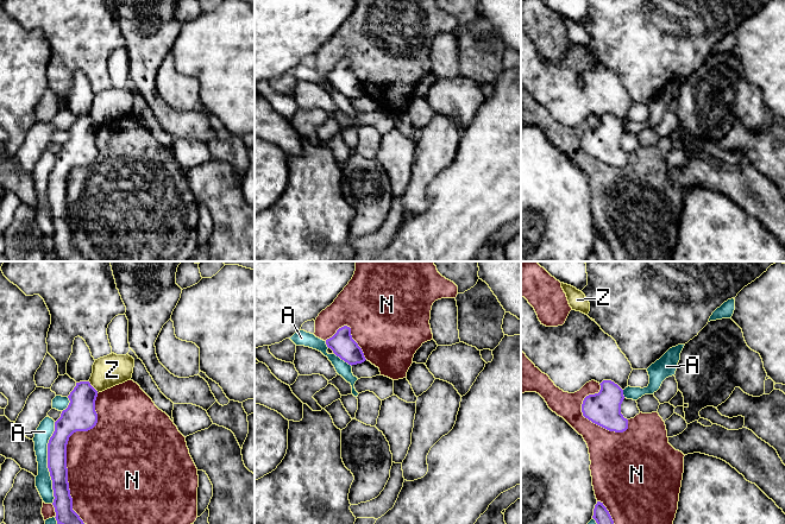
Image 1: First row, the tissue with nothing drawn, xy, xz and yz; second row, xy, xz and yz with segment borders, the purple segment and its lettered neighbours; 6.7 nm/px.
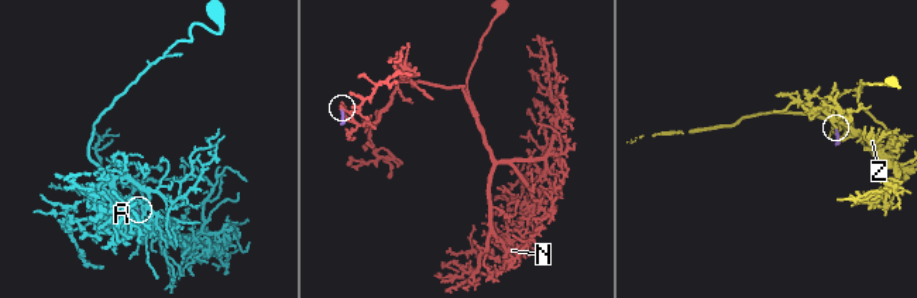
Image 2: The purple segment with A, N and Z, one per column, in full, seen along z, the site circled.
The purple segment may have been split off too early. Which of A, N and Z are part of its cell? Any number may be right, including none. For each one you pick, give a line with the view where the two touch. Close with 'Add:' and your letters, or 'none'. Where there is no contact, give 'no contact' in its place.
Add: none

